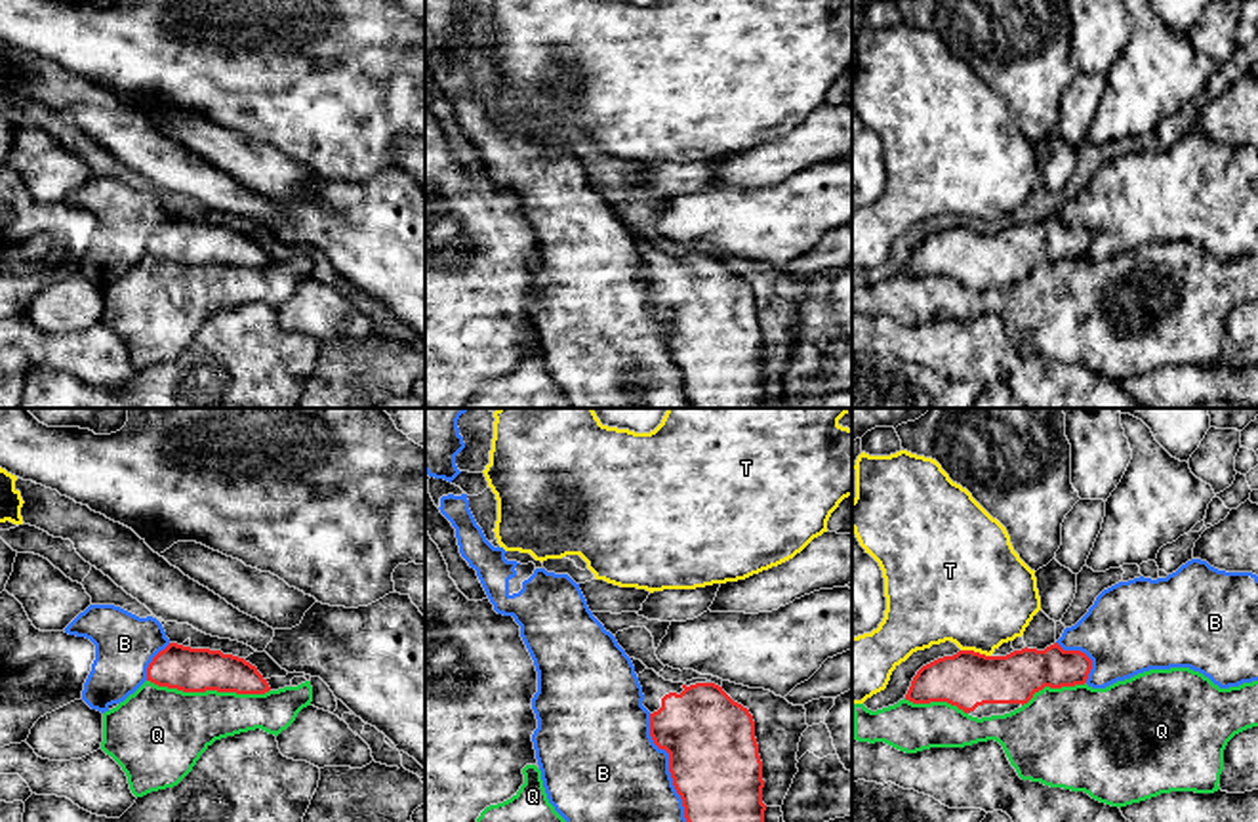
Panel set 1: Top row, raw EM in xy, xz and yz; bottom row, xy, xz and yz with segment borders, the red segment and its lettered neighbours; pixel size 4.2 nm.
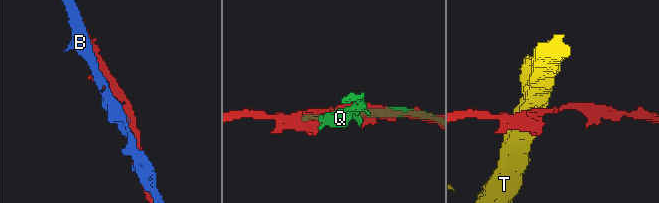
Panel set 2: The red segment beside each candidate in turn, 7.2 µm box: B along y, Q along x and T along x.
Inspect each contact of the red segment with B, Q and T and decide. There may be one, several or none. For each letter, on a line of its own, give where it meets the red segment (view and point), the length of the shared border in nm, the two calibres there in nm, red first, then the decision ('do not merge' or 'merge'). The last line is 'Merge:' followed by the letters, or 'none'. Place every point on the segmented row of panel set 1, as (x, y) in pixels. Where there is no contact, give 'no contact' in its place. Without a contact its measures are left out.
B: xz (669, 767) | 480 nm | 380/440 nm | do not merge
Q: xy (208, 689) | 500 nm | 190/360 nm | do not merge
T: yz (976, 653) | 130 nm | 240/460 nm | do not merge
Merge: none

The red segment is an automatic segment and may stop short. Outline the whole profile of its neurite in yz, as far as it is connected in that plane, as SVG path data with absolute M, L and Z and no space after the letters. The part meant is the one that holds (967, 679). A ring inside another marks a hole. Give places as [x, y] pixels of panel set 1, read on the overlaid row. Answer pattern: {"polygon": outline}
{"polygon": "M1058 643L1045 650L1022 648L1006 656L959 650L923 666L905 700L913 704L947 702L972 717L1010 713L1045 687L1085 685L1092 660Z"}

